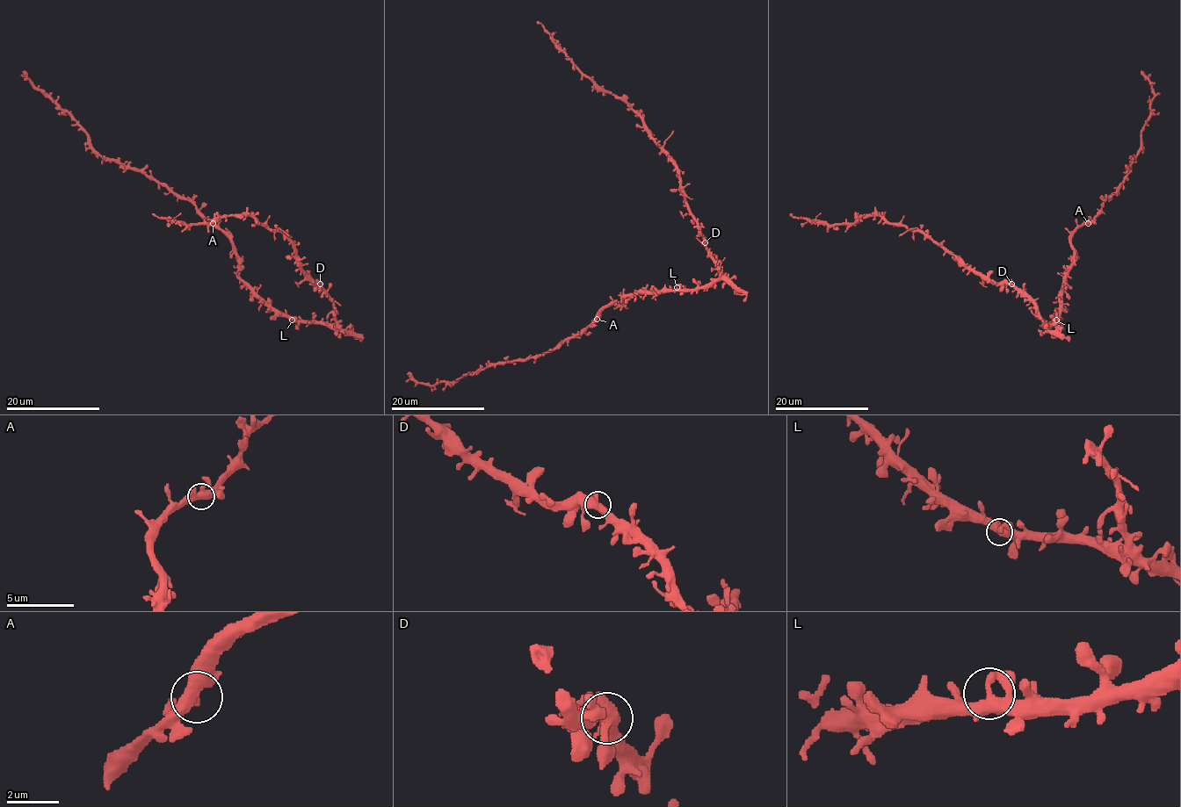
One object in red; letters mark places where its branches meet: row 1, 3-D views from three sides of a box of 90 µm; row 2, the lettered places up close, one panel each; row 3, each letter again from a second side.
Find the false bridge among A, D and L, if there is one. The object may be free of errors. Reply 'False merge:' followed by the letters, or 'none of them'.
False merge: none of them

